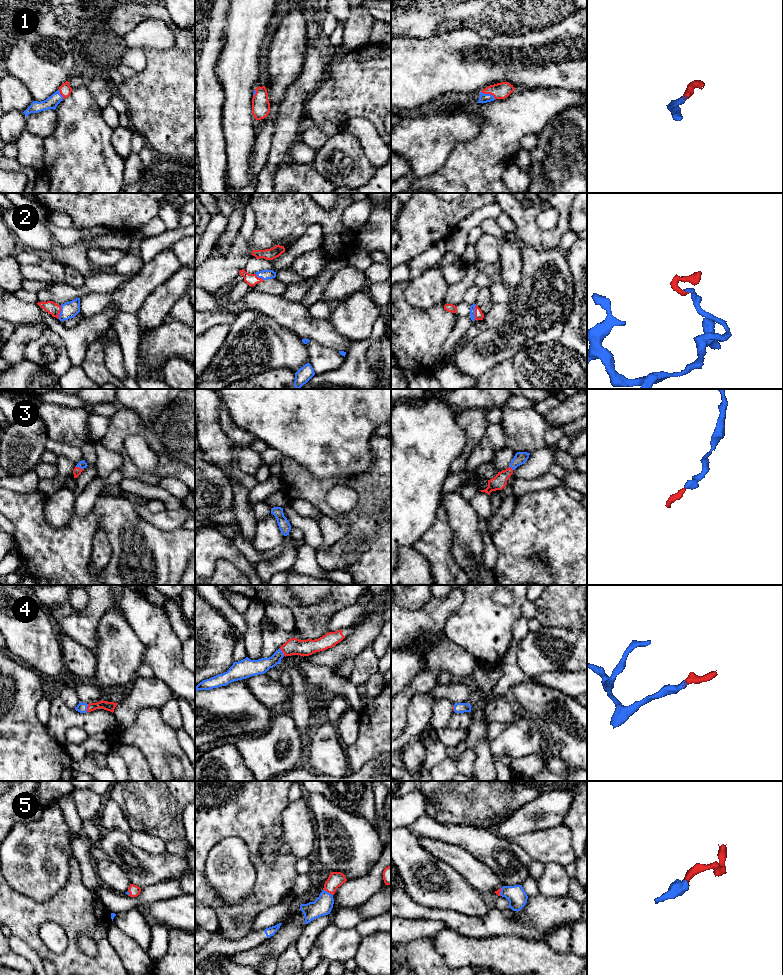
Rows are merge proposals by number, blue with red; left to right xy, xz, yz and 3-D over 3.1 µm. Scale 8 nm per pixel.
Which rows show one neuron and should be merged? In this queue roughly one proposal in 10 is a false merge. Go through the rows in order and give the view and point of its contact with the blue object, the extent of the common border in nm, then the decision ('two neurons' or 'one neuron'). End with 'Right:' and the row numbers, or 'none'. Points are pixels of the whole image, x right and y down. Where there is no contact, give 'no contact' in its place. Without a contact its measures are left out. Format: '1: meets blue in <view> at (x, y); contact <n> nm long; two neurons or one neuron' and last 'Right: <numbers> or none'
1: meets blue in yz at (488, 94); contact 130 nm long; one neuron
2: meets blue in yz at (474, 312); contact 120 nm long; one neuron
3: meets blue in xy at (79, 467); contact 70 nm long; one neuron
4: meets blue in xy at (86, 708); contact 70 nm long; one neuron
5: meets blue in xz at (327, 892); contact 90 nm long; one neuron
Right: 1, 2, 3, 4, 5

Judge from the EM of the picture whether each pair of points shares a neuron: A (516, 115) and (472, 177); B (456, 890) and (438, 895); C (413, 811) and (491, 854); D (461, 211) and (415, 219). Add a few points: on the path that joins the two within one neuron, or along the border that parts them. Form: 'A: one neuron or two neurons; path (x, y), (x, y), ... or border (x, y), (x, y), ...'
A: one neuron; path (502, 130), (494, 148), (480, 162)
B: one neuron; path (452, 892), (442, 894)
C: two neurons; border (425, 814), (420, 816), (410, 826)
D: one neuron; path (450, 214), (439, 219), (426, 219)

